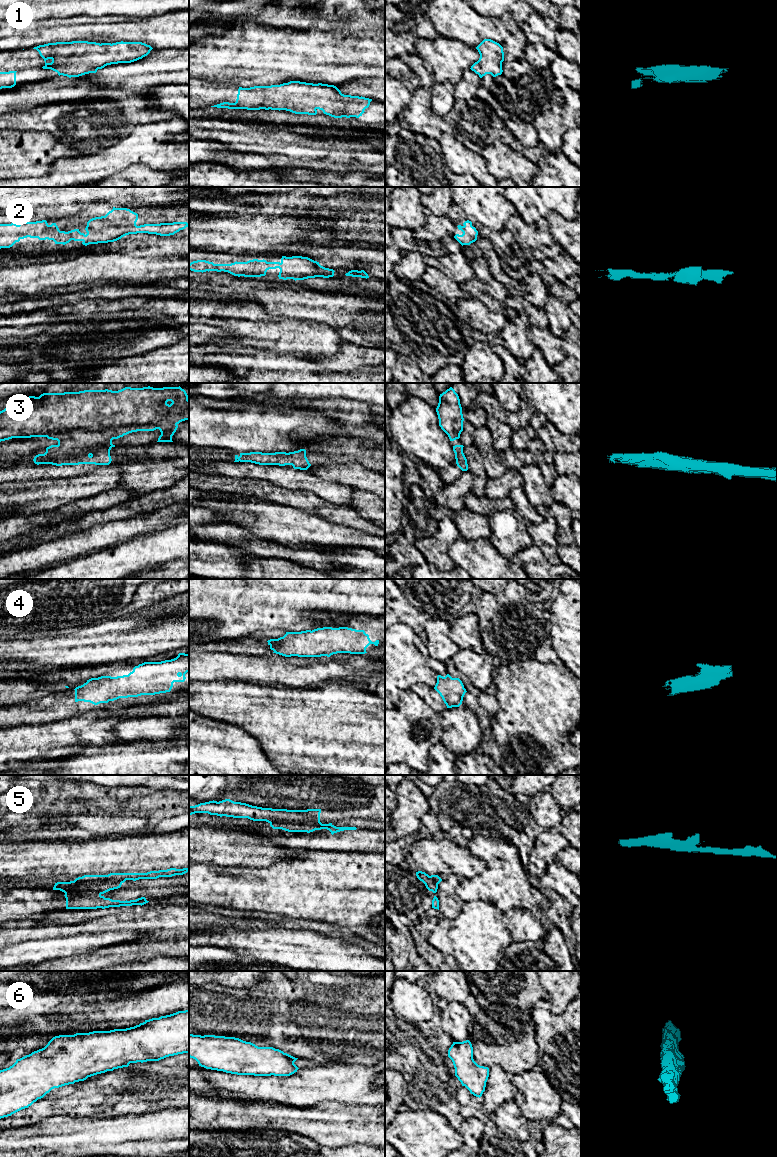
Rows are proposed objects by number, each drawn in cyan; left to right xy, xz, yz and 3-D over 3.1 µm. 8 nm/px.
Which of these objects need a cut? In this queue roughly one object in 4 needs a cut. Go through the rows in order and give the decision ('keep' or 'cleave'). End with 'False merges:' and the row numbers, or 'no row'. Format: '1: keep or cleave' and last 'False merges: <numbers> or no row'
1: keep
2: keep
3: cleave
4: keep
5: keep
6: keep
False merges: 3

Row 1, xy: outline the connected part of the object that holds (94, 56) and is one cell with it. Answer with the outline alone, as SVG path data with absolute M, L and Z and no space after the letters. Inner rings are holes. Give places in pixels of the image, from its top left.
M88 41L56 42L34 47L44 59L43 69L51 69L58 75L79 77L89 73L96 73L107 65L118 63L131 63L147 56L153 49L150 45L142 42L116 42L96 43Z

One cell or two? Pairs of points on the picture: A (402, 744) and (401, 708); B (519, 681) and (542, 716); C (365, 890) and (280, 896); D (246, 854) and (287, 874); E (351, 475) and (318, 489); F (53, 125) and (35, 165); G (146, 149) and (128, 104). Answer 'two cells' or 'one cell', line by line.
A: one cell
B: one cell
C: one cell
D: two cells
E: two cells
F: two cells
G: two cells

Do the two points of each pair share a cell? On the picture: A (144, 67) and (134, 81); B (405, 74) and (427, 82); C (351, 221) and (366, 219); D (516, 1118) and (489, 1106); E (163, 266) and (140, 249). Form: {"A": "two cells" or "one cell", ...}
{"A": "two cells", "B": "one cell", "C": "one cell", "D": "two cells", "E": "two cells"}

